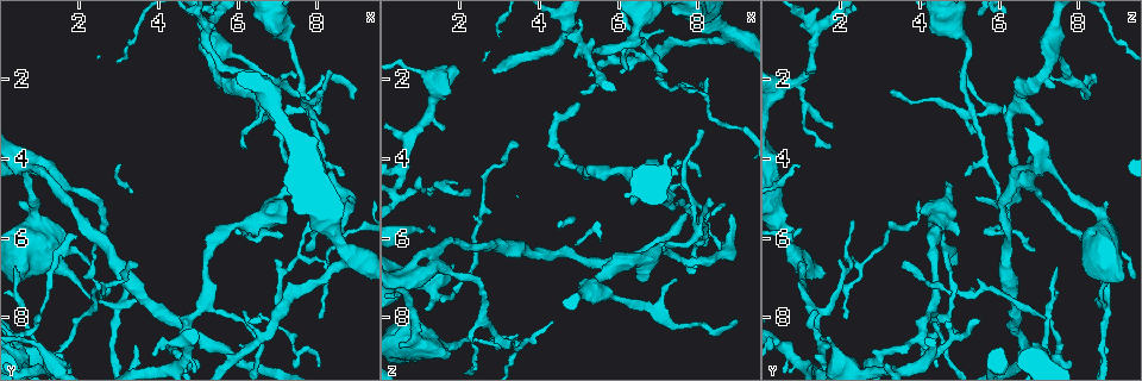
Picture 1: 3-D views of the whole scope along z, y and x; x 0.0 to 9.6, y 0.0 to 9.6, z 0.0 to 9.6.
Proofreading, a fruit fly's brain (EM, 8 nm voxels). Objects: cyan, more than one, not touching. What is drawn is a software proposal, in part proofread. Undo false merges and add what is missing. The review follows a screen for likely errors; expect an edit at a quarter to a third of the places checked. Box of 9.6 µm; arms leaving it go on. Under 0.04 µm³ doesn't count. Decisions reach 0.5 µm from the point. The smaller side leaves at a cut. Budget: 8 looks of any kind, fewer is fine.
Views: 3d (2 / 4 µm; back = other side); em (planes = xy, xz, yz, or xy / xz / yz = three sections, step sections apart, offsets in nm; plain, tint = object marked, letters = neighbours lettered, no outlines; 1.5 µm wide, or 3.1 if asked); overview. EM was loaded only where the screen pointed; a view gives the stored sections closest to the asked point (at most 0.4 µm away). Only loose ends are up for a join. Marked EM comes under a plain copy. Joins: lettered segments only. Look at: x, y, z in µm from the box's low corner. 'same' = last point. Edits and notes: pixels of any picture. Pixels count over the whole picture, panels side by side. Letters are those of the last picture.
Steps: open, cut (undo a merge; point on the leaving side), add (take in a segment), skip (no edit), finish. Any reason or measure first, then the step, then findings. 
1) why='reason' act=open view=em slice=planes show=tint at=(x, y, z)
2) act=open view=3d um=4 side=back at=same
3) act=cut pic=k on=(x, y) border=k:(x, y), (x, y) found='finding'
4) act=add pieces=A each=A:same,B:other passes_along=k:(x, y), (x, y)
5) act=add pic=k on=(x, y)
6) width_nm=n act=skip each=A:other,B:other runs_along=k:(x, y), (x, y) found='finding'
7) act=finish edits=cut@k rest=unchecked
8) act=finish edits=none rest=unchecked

why='tapers out' act=open view=3d um=2 at=(2.30, 6.65, 4.85)

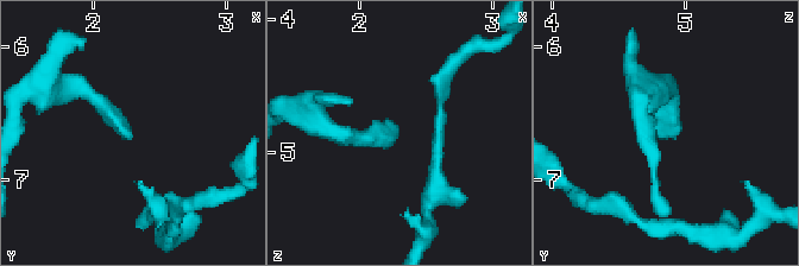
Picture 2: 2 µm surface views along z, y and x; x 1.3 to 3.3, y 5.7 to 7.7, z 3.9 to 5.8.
why='need the tissue' act=open view=em slice=planes show=letters at=(2.26, 6.72, 4.84)

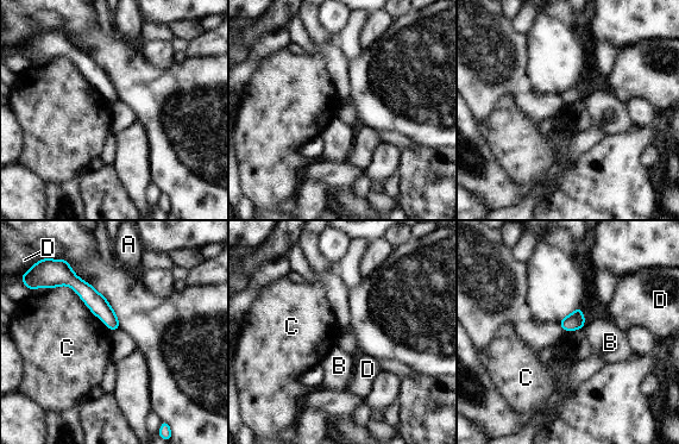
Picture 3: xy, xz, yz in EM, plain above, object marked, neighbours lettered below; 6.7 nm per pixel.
longest_contact=C:500nm act=skip each=A:other,B:other,C:other,D:other border=3:(52, 288), (69, 286), (112, 330) found='none of them fits'

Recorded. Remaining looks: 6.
why='sudden change in width' act=open view=em slice=yz step=4 show=letters at=(5.05, 0.60, 7.45)

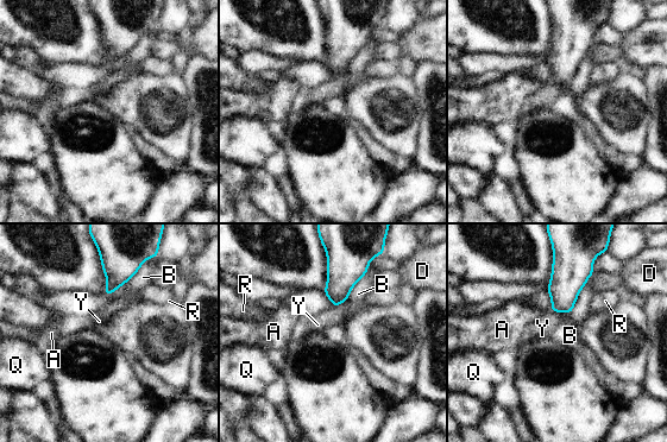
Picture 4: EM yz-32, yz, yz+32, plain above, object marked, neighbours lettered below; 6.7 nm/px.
act=skip each=A:other,B:other,D:other,Q:other,R:other,Y:other border=4:(551, 310), (570, 314) found='all the same cell'

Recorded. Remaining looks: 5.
why='branch point' act=open view=em slice=planes show=letters at=(7.05, 2.85, 6.20)

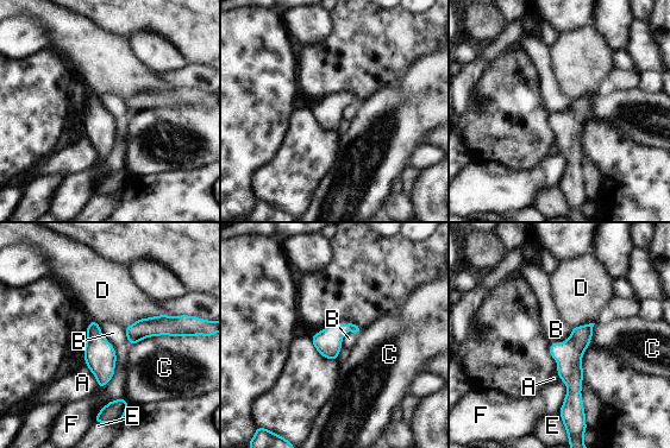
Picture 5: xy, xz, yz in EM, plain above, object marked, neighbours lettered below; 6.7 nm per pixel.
width_nm=180 act=skip each=A:other,B:other,C:other,D:other,E:other,F:other runs_along=5:(589, 327), (573, 348), (569, 408) found='one cell here'

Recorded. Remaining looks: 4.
act=finish edits=none rest=unchecked

